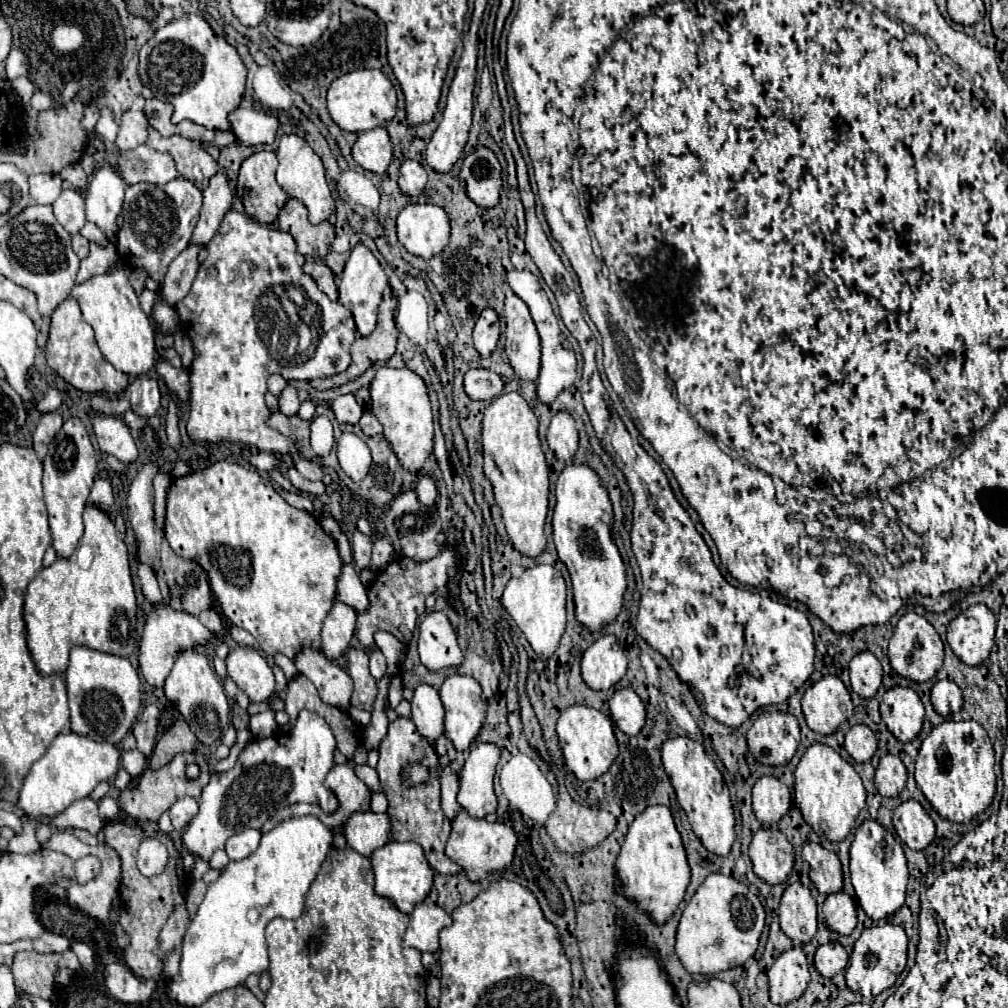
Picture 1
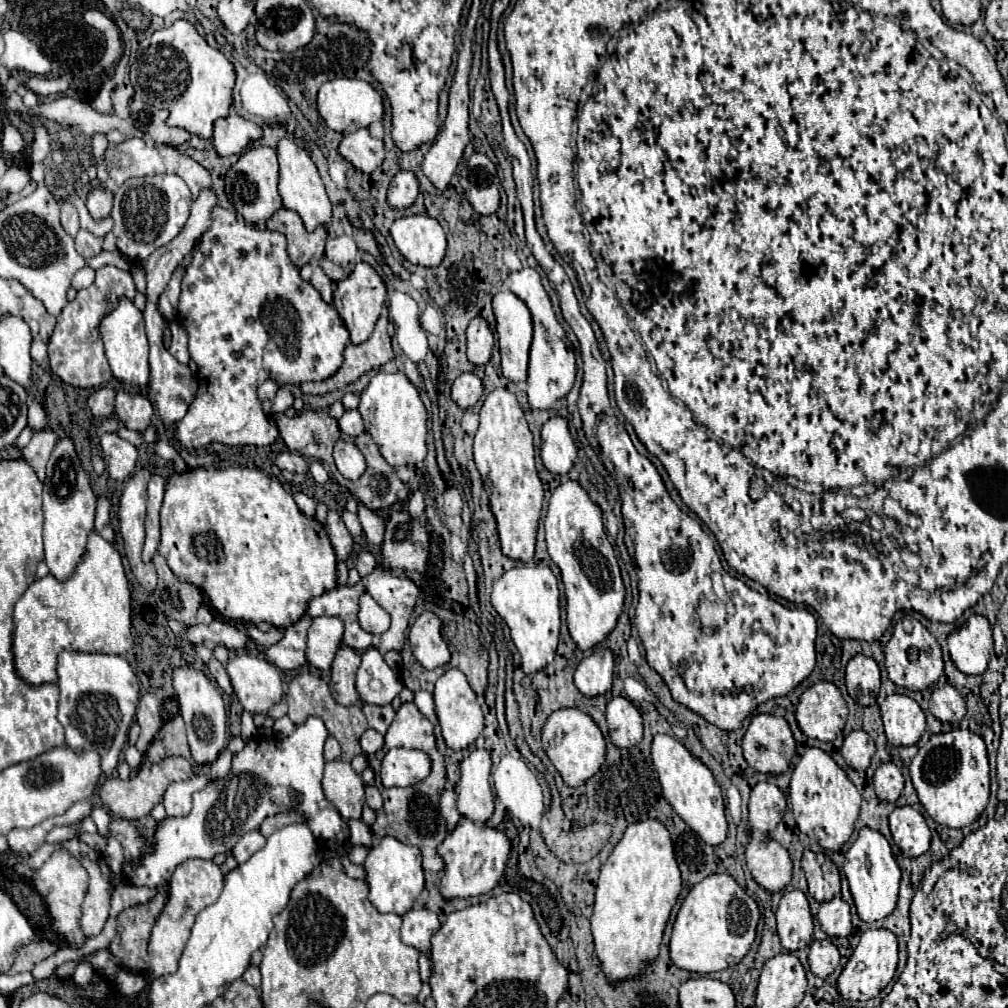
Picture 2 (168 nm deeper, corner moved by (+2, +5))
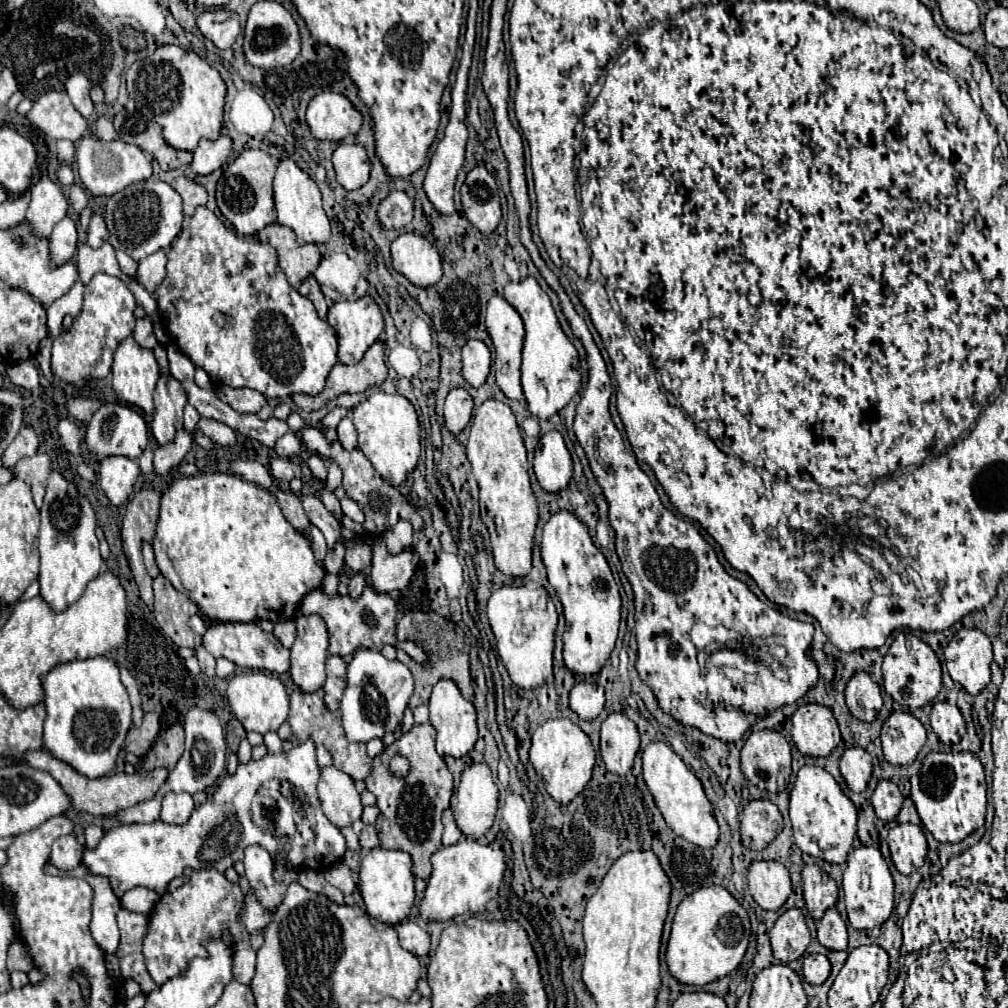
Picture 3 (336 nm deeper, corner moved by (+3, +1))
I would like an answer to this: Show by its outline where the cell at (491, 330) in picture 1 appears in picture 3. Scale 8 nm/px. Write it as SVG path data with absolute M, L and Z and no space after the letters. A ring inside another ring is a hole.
M471 339L463 347L463 379L471 387L481 387L489 375L489 349L485 343Z

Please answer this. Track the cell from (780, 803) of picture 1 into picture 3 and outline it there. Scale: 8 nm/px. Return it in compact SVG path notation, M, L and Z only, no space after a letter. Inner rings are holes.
M769 799L751 801L741 817L741 843L745 849L763 851L783 829L783 817Z

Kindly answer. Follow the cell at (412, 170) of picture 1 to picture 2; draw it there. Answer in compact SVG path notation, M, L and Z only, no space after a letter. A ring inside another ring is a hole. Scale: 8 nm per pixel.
M398 171L388 189L388 203L394 209L406 209L418 195L418 179L412 171Z

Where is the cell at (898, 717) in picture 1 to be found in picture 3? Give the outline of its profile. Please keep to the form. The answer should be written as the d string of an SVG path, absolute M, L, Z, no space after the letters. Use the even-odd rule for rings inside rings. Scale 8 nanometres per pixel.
M895 711L887 717L881 729L881 747L885 759L899 767L911 765L917 759L917 753L925 745L925 727L923 723L905 711Z

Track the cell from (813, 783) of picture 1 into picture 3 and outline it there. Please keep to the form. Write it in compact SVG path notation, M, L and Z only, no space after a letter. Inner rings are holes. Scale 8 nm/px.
M801 767L791 791L789 817L793 825L793 839L803 853L825 859L831 865L845 863L857 833L857 809L823 767Z

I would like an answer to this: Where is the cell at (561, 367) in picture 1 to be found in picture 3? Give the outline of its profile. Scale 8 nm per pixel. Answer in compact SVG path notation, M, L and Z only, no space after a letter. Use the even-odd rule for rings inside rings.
M527 277L517 283L505 285L505 299L521 315L525 323L525 345L523 345L523 365L521 365L521 383L531 415L537 419L549 419L561 411L581 387L579 355L569 337L563 333L557 315L551 307L549 295L539 287L533 277Z

